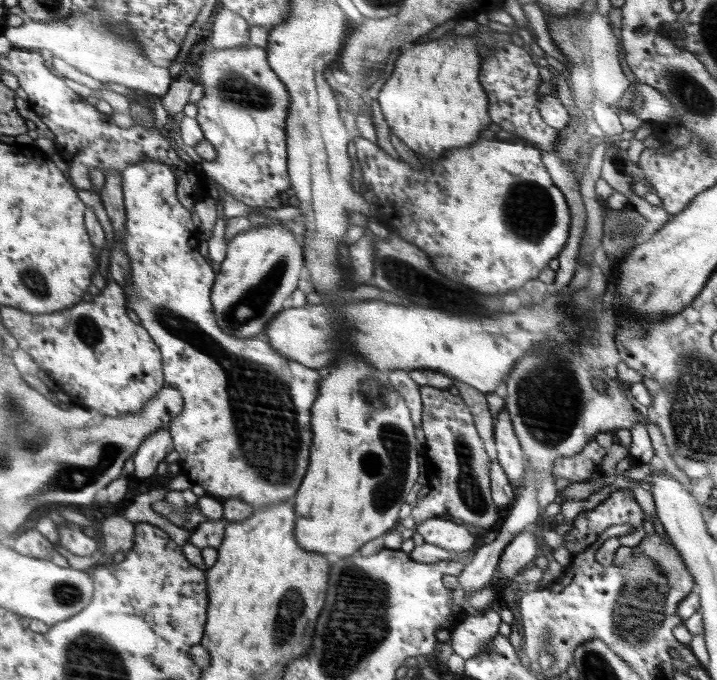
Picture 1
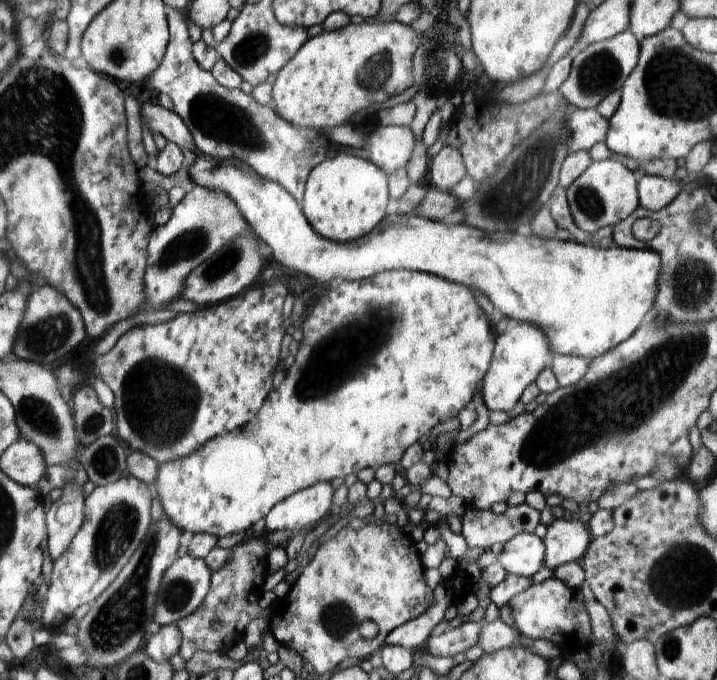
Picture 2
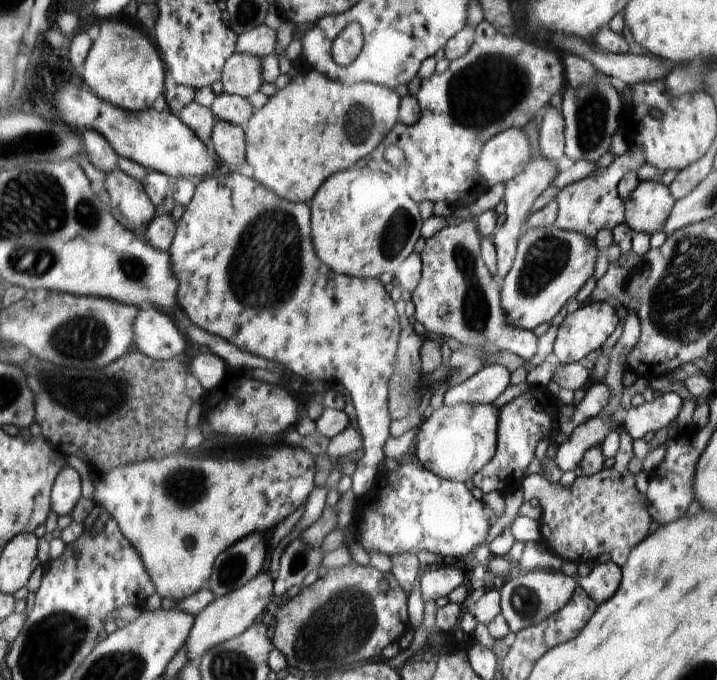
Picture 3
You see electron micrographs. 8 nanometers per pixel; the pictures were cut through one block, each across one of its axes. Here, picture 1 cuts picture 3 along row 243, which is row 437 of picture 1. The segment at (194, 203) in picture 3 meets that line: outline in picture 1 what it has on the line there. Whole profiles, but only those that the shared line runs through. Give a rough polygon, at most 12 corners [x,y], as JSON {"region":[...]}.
{"region":[[160,161],[121,172],[130,310],[191,483],[293,500],[324,373],[216,325]]}

